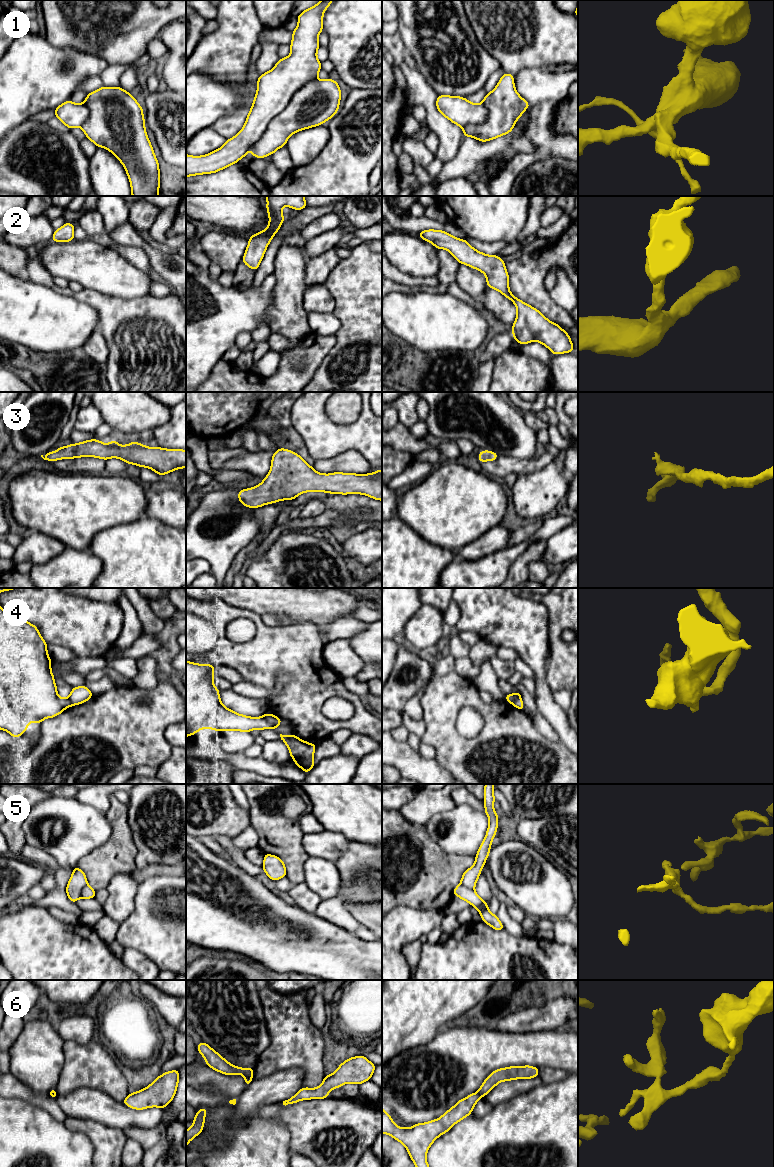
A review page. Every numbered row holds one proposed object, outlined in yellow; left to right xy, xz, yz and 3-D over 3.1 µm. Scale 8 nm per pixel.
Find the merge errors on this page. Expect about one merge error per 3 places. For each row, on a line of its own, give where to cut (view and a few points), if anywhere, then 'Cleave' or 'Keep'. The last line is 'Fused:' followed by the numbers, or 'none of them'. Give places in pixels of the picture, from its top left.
1: No split. Keep
2: No split. Keep
3: No split. Keep
4: Split along xz (262, 716), (271, 727). Cleave
5: Split along xy (87, 884), (82, 889), (80, 897). Cleave
6: Split along yz (477, 1092), (481, 1096). Cleave
Fused: 4, 5, 6

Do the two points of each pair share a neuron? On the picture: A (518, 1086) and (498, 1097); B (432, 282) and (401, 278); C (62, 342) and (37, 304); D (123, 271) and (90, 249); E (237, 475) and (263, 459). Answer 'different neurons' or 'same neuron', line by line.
A: same neuron
B: same neuron
C: same neuron
D: same neuron
E: different neurons

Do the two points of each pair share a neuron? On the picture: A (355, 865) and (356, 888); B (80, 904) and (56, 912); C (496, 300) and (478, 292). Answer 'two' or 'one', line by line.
A: one
B: two
C: two

